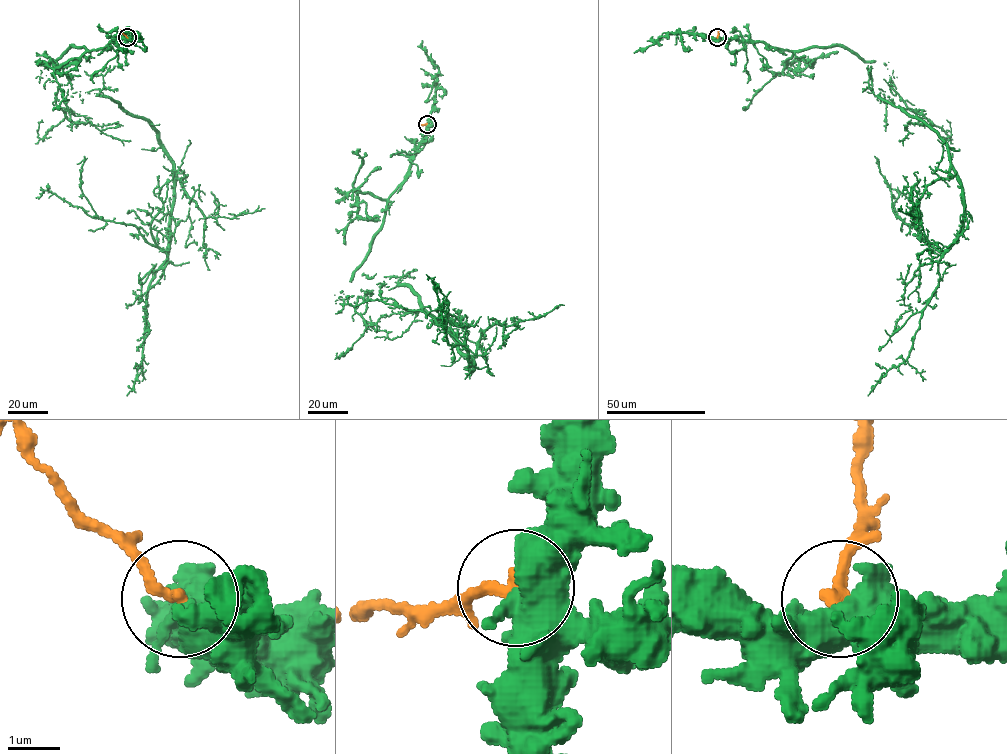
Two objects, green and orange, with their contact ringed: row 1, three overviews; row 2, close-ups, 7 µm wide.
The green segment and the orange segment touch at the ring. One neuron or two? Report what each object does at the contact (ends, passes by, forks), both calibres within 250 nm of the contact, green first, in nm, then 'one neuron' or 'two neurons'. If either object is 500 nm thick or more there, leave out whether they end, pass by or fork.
green forks; orange ends; calibres 380 and 240 nm; one neuron

